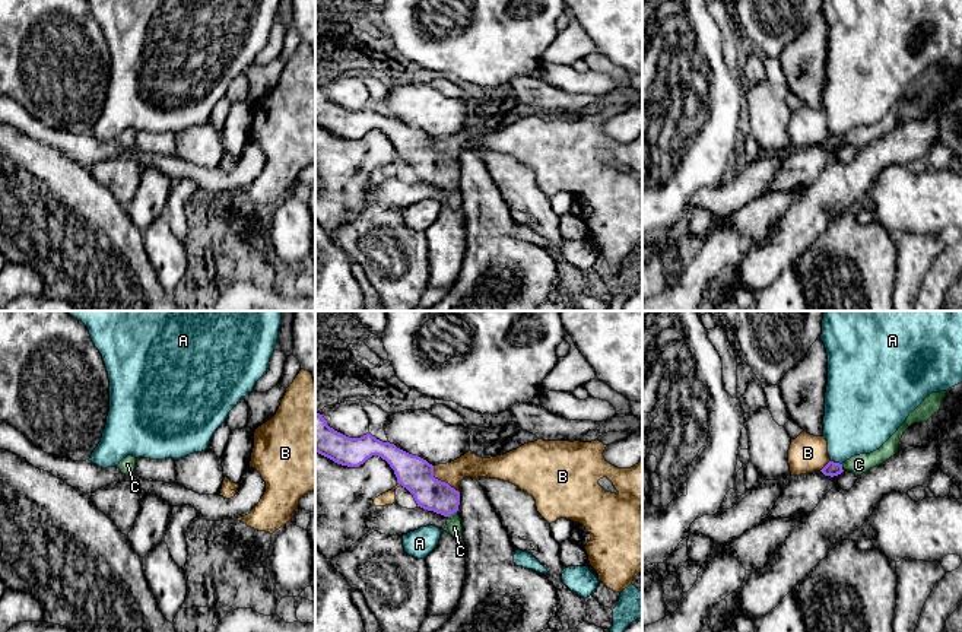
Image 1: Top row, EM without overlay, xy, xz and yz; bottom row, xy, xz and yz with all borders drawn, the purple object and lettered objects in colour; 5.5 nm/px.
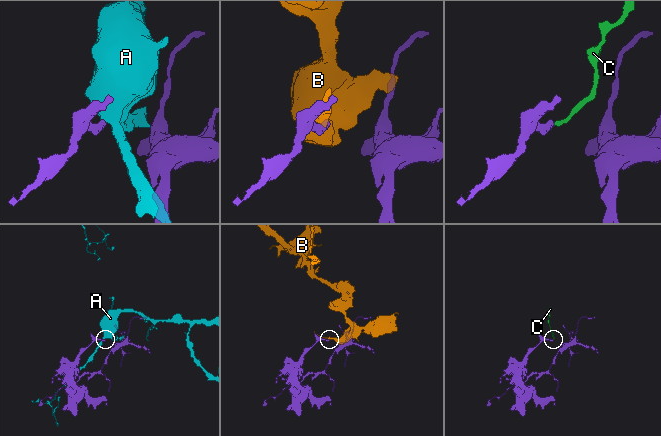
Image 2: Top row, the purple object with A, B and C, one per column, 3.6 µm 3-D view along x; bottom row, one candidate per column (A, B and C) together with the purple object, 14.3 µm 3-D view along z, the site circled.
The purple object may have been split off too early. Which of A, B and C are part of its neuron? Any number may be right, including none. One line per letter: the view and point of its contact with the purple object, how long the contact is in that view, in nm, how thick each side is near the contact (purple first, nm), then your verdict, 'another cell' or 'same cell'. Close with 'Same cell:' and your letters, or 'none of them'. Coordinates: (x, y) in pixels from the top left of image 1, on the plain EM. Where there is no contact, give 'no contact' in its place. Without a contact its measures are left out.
A: meets purple in yz at (837, 136); contact 70 nm long; 80 nm thick on the purple side, 360 nm on the other; another cell
B: meets purple in xz at (440, 153); contact 220 nm long; 190 nm thick on the purple side, 130 nm on the other; another cell
C: meets purple in xz at (451, 186); contact 60 nm long; 180 nm thick on the purple side, 90 nm on the other; same cell
Same cell: C

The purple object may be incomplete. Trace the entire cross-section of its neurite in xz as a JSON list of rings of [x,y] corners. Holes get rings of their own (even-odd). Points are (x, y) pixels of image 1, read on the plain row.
[[[315,86],[315,126],[347,140],[359,140],[372,128],[385,133],[394,143],[397,156],[406,161],[417,180],[447,190],[444,204],[463,213],[463,199],[458,188],[460,165],[434,150],[434,139],[412,128],[394,117],[382,115],[366,107],[349,111],[327,98],[323,88]]]

